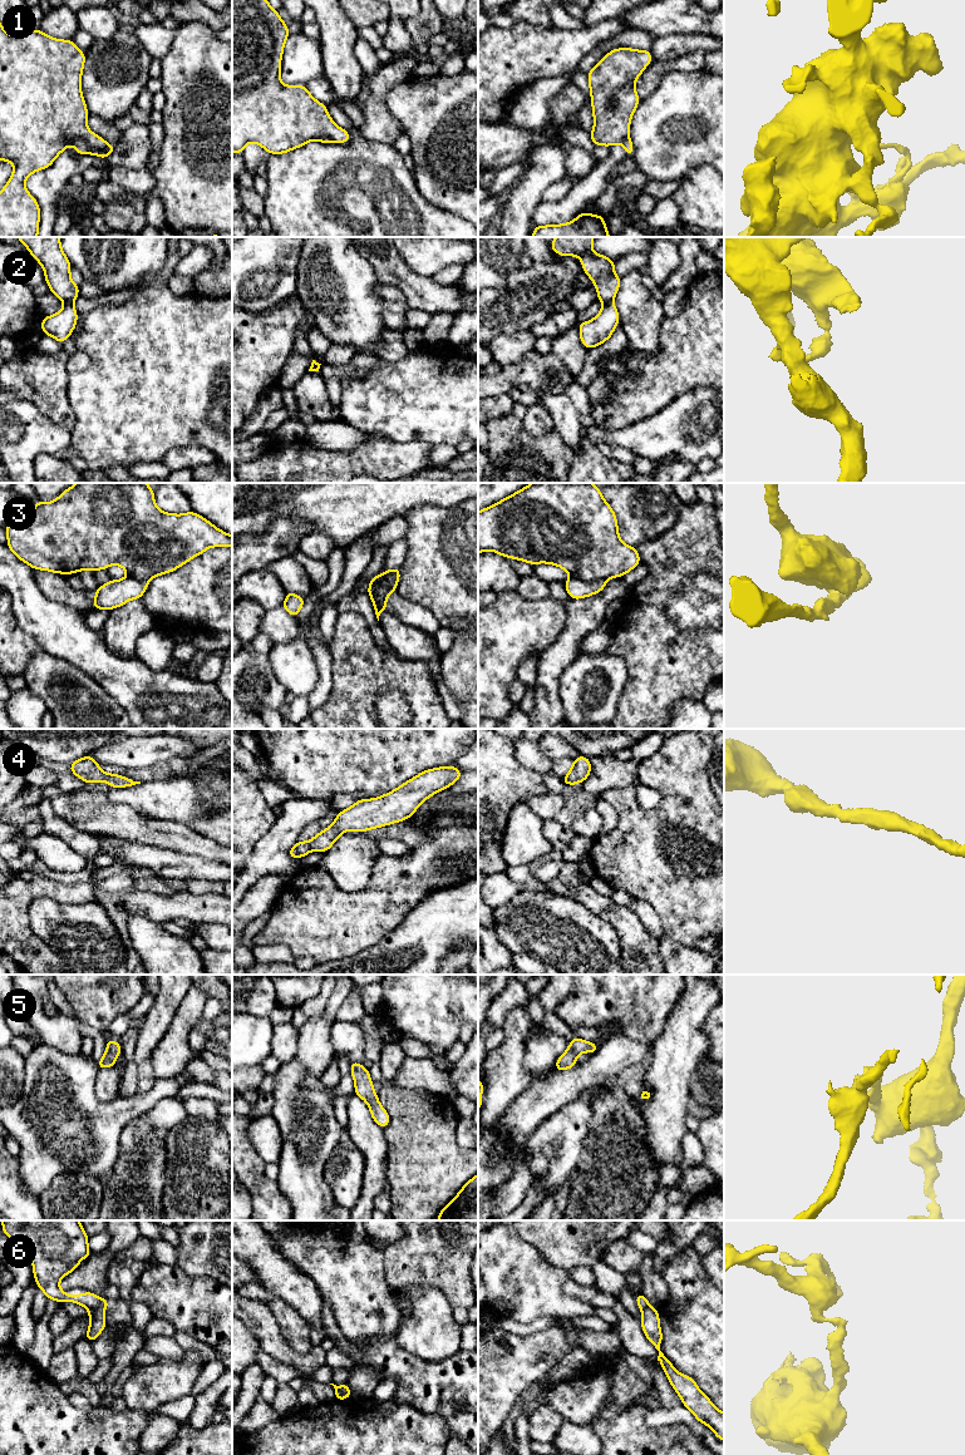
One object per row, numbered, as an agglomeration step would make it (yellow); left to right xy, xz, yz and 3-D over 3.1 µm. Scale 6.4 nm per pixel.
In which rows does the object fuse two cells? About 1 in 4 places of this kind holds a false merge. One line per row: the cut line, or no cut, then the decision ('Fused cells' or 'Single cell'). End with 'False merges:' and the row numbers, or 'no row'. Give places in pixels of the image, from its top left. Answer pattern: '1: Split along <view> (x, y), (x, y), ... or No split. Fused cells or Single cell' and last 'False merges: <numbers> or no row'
1: Split along xy (72, 142), (84, 139), (93, 148), (98, 149), (108, 144). Fused cells
2: Split along yz (611, 301), (604, 305). Fused cells
3: Split along yz (571, 576), (584, 580), (605, 581). Fused cells
4: No split. Single cell
5: No split. Single cell
6: Split along xy (103, 1310), (94, 1308), (89, 1311). Fused cells
False merges: 1, 2, 3, 6

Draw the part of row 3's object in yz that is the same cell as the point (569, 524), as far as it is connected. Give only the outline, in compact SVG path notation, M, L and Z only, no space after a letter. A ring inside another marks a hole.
M532 483L523 487L521 490L504 497L501 502L494 503L478 512L478 553L493 551L506 558L513 558L525 561L532 566L537 563L548 563L558 566L565 569L571 577L580 578L584 581L604 579L614 577L624 577L629 571L634 569L640 564L640 554L635 547L625 544L619 536L619 527L616 514L610 504L604 499L601 489L592 483Z

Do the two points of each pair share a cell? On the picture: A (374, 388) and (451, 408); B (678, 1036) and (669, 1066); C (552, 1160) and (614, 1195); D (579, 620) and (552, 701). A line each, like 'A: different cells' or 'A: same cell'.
A: same cell
B: same cell
C: different cells
D: same cell

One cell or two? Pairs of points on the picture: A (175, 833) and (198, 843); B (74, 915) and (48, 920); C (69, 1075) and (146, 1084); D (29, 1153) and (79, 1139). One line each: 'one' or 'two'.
A: one
B: one
C: two
D: one

